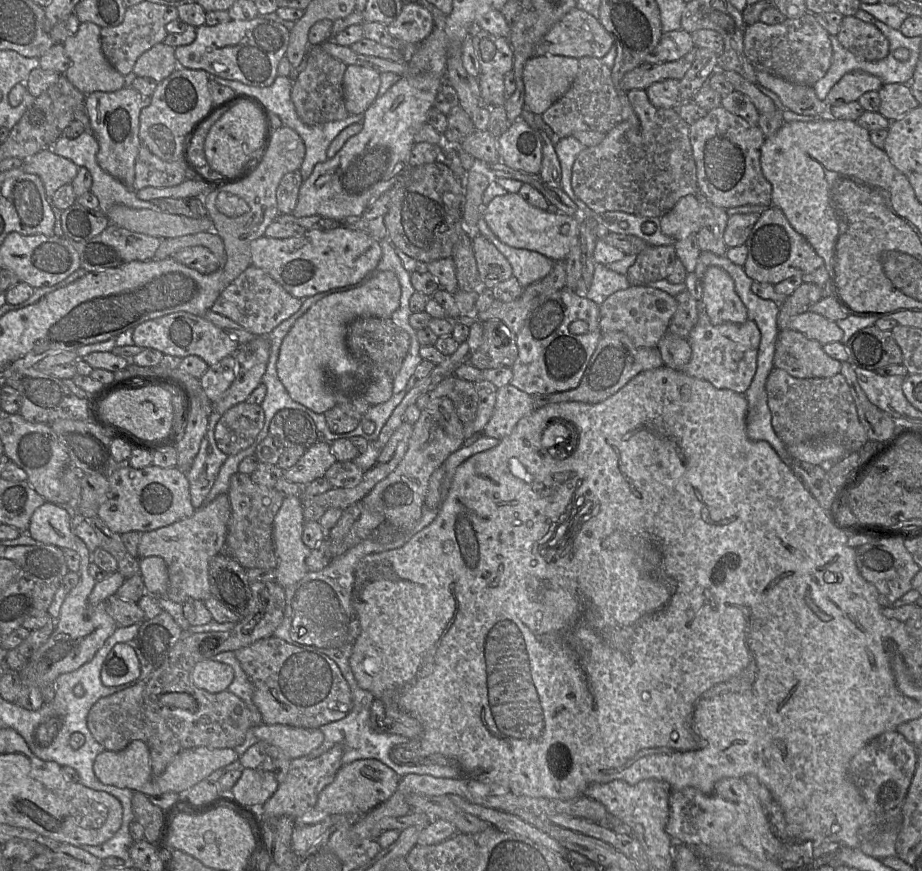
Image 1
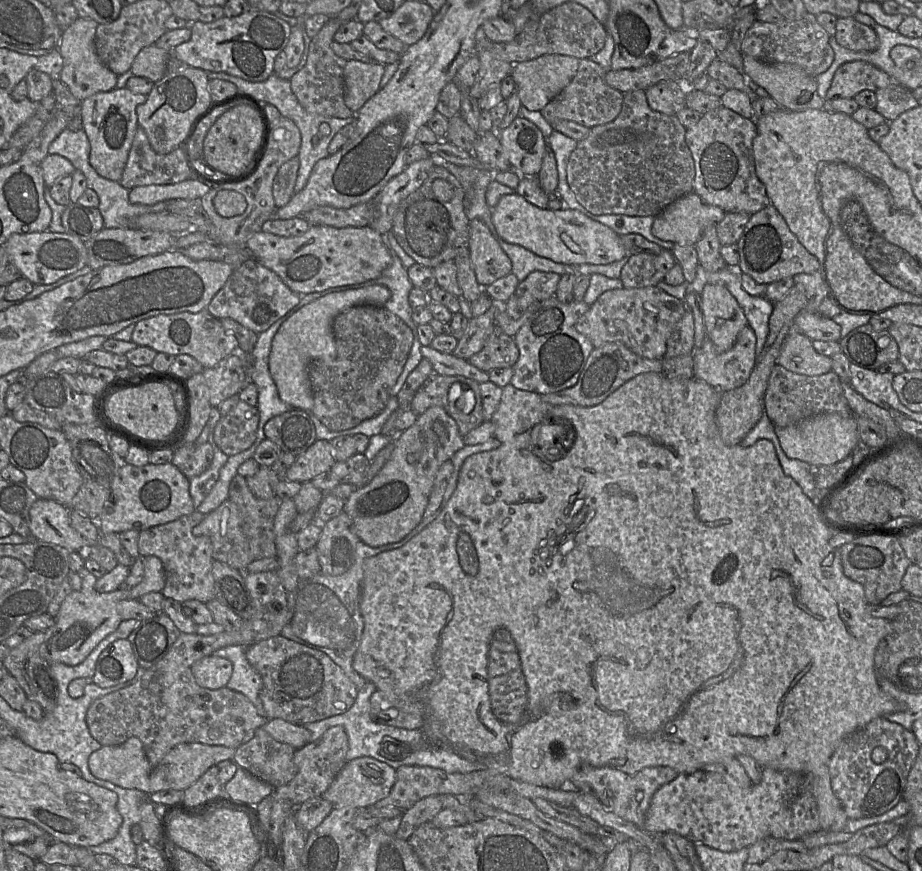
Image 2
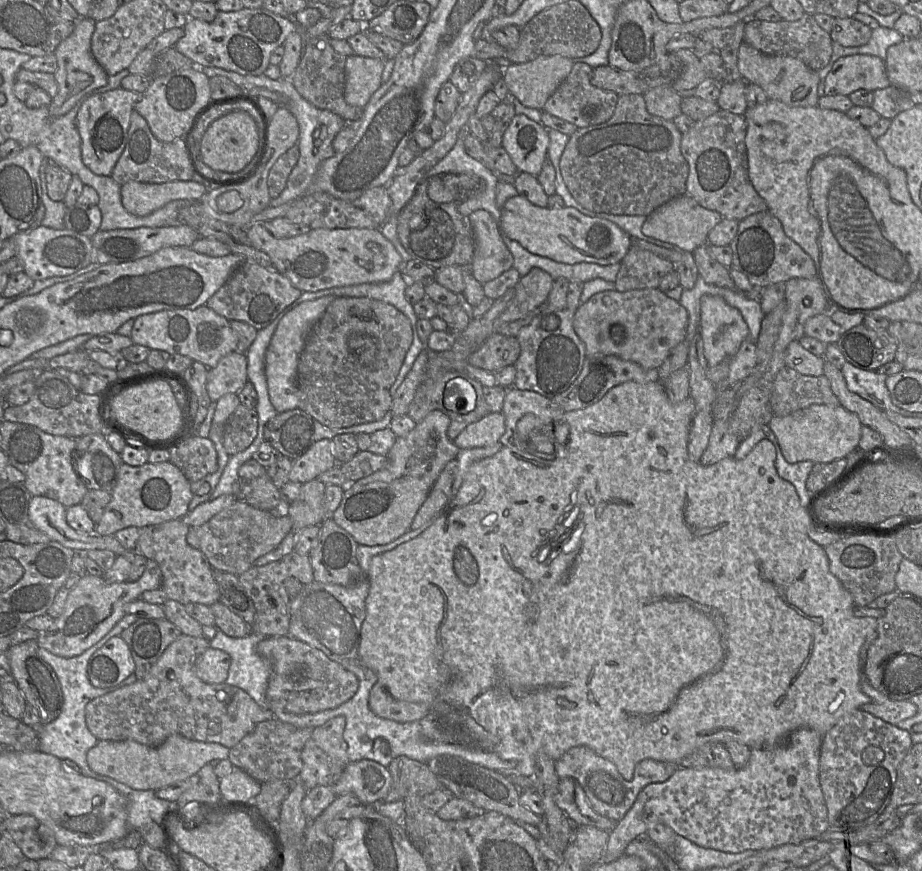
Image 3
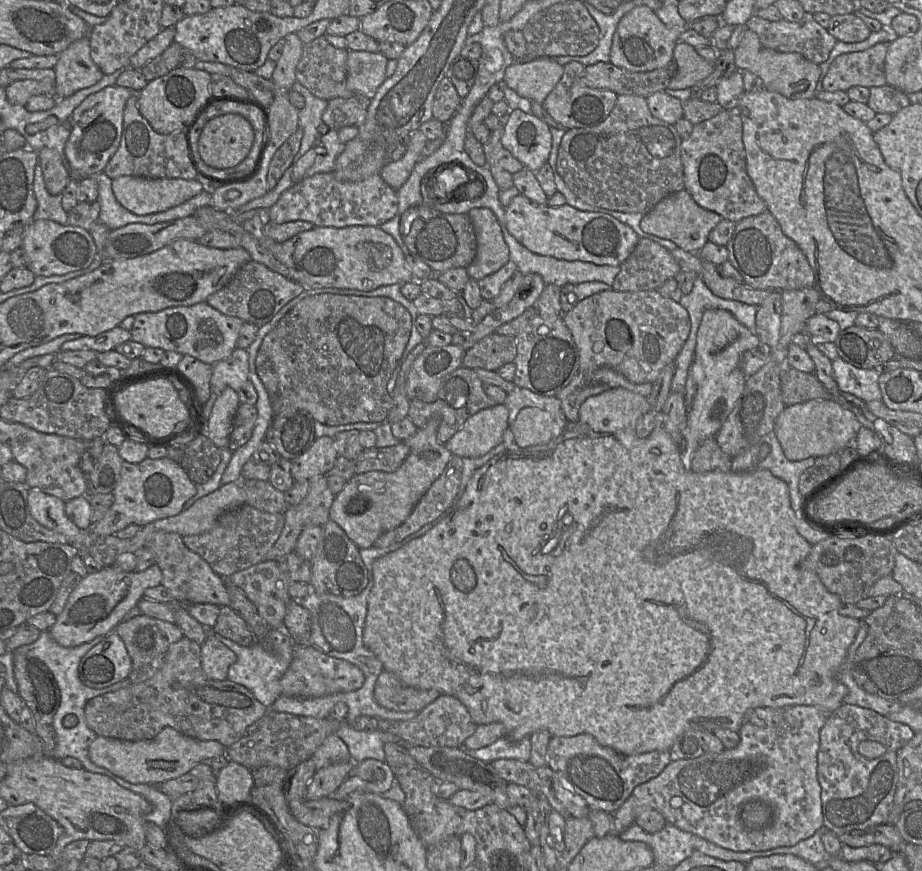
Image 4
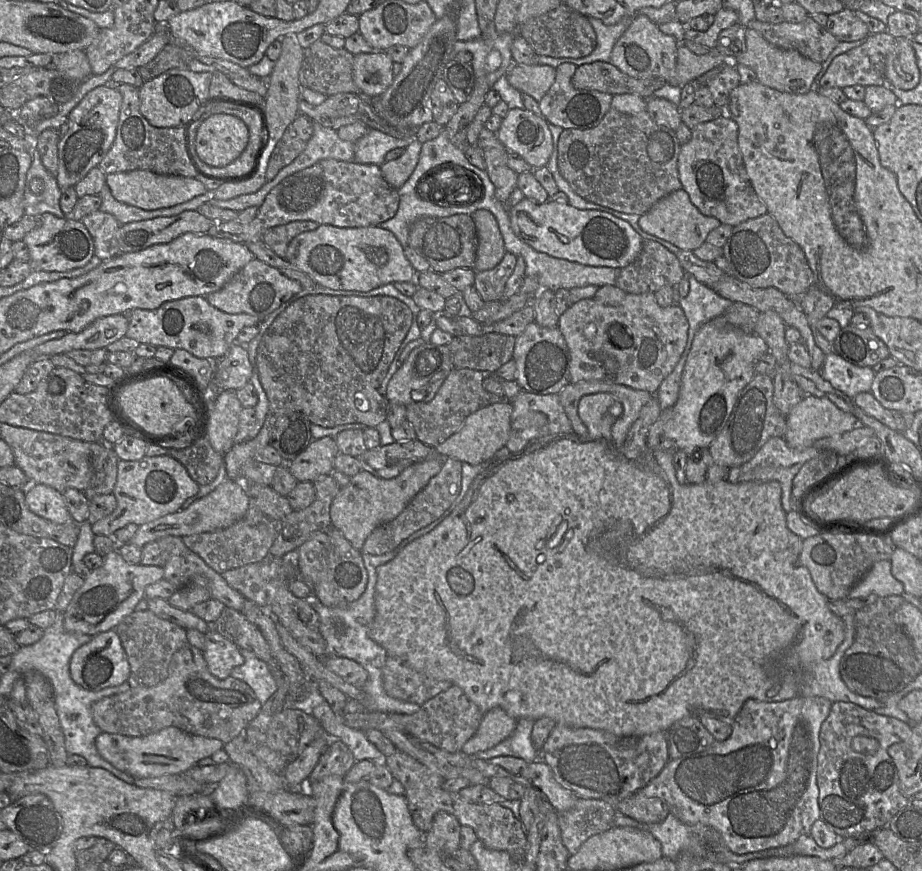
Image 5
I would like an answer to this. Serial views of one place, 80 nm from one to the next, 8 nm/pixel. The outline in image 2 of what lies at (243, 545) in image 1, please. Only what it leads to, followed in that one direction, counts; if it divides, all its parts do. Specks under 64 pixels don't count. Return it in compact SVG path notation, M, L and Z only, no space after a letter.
M236 474L229 486L229 500L234 502L240 512L243 533L249 545L250 561L276 557L274 519L280 506L280 499L257 498L247 485L246 478Z

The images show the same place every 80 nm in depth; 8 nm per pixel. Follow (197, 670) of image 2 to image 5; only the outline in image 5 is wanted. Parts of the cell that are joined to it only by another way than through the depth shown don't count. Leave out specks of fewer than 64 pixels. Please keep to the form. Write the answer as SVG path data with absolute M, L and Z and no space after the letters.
M216 631L205 634L203 656L209 671L219 679L227 678L233 668L244 663L240 648Z

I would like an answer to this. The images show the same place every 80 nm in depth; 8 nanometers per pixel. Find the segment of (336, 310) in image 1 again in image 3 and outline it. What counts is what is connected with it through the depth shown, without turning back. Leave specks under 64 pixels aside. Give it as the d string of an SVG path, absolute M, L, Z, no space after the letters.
M326 295L299 304L283 317L272 336L265 355L265 374L270 401L279 413L299 407L297 383L299 357L312 328L335 298L335 295Z

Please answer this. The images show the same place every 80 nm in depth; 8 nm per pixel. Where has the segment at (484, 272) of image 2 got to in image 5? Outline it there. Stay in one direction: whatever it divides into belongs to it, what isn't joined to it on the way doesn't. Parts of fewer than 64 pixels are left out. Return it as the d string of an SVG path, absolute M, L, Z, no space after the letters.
M486 209L475 211L472 219L478 236L478 250L473 269L475 272L493 269L506 253L498 222L495 216Z

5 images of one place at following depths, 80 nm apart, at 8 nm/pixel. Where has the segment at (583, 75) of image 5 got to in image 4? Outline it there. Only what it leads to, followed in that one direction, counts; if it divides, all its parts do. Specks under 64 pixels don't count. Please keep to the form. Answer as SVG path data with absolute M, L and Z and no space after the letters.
M674 60L667 66L652 71L630 72L610 62L597 62L585 67L582 84L589 88L610 90L619 95L649 95L664 91L677 70Z

